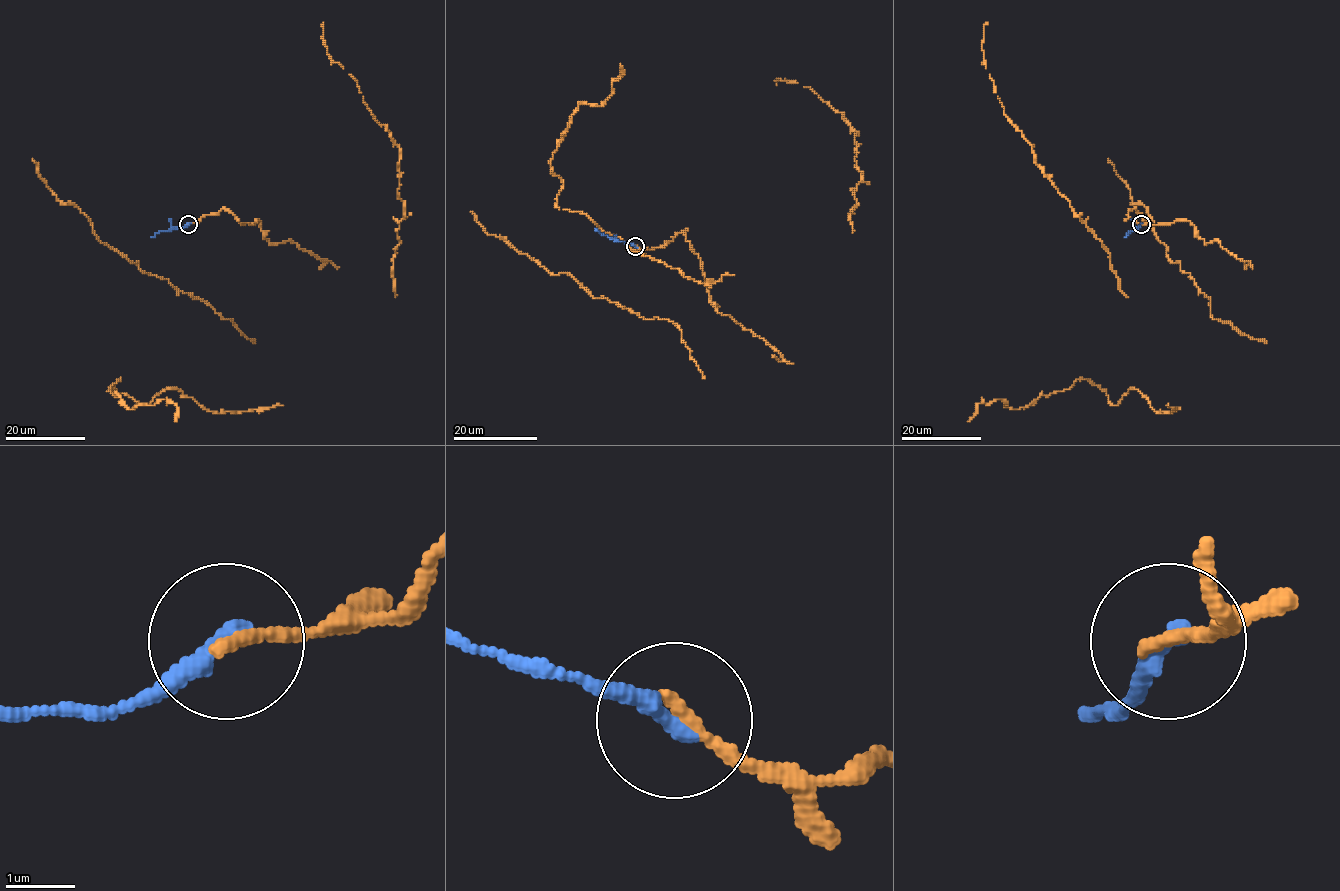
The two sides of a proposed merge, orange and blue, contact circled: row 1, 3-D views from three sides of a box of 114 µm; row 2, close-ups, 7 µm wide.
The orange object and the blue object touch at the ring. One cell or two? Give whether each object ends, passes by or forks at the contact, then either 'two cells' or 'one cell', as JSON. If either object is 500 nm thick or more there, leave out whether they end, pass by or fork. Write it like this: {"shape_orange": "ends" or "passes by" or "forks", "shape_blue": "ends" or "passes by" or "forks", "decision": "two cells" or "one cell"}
{"shape_orange": "ends", "shape_blue": "ends", "decision": "one cell"}

